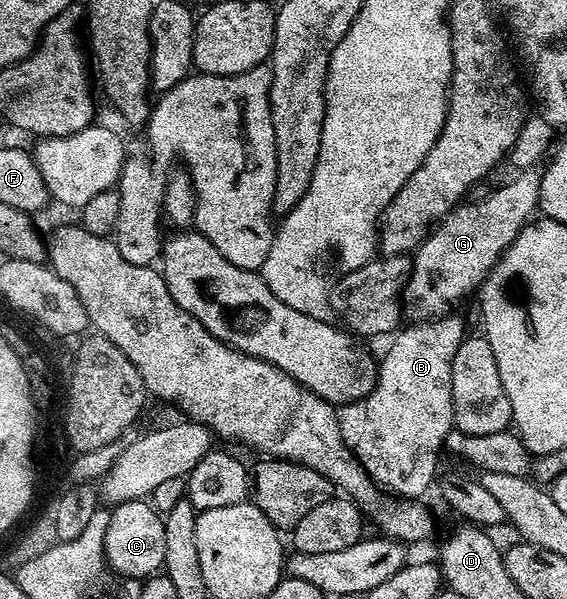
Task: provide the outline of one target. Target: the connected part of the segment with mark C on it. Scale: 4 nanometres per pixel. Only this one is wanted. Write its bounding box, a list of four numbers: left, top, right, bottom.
[103,501,165,579]

